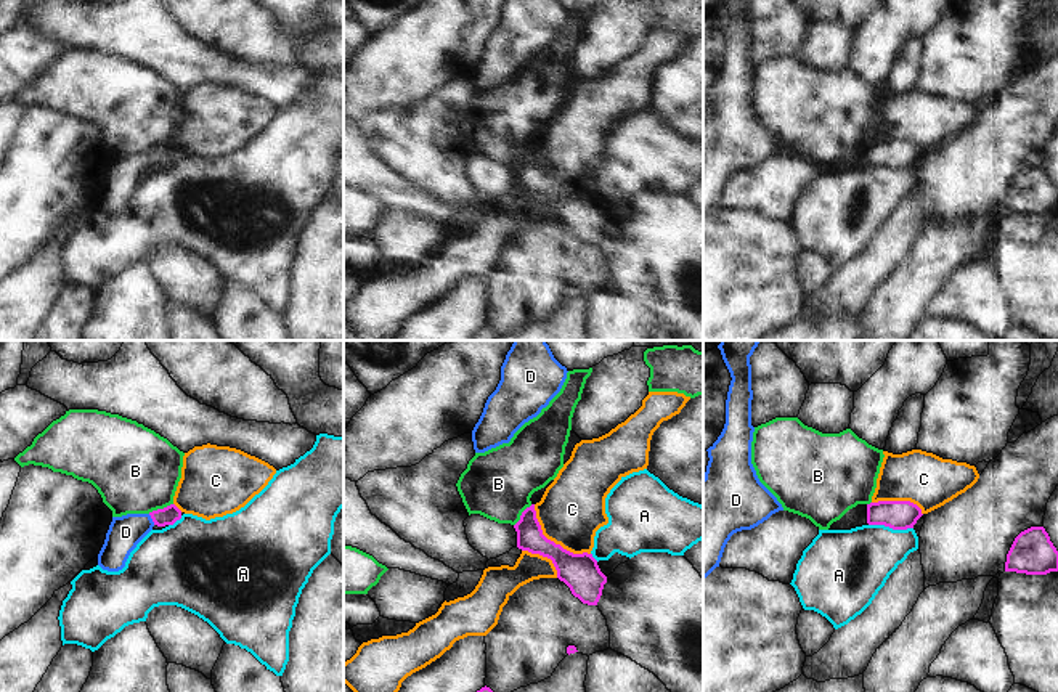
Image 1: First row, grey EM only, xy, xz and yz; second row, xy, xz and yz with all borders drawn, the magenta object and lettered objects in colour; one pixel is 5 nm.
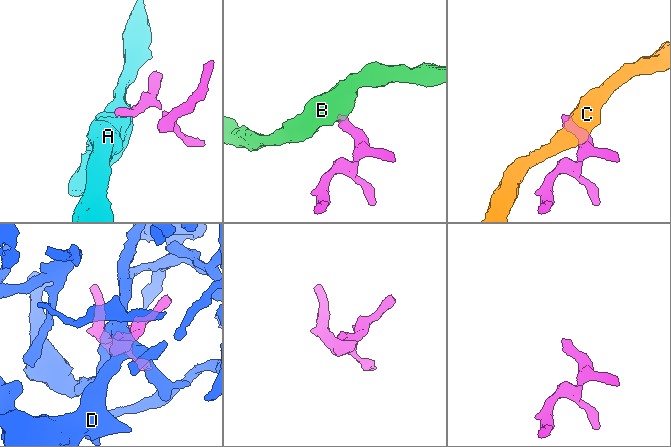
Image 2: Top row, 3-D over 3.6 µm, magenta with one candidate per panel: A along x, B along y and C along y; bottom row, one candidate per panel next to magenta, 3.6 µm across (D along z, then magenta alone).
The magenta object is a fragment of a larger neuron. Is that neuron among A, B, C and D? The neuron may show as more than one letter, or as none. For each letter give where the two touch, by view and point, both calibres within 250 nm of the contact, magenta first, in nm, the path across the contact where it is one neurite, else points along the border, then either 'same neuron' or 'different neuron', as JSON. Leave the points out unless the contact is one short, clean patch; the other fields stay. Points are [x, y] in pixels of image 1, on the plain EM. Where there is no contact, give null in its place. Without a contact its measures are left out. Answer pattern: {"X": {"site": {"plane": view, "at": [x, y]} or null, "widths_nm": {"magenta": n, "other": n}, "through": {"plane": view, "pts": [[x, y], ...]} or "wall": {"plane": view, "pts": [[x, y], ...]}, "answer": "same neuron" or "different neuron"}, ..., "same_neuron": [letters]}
{"A": {"site": {"plane": "yz", "at": [891, 167]}, "widths_nm": {"magenta": 140, "other": 340}, "wall": {"plane": "yz", "pts": [[869, 164], [912, 169]]}, "answer": "different neuron"}, "B": {"site": {"plane": "xy", "at": [159, 150]}, "widths_nm": {"magenta": 90, "other": 420}, "wall": {"plane": "xy", "pts": [[172, 143], [148, 153]]}, "answer": "different neuron"}, "C": {"site": {"plane": "xz", "at": [553, 182]}, "widths_nm": {"magenta": 190, "other": 320}, "answer": "different neuron"}, "D": {"site": {"plane": "xy", "at": [151, 158]}, "widths_nm": {"magenta": 90, "other": 170}, "through": {"plane": "xy", "pts": [[167, 156], [151, 158], [126, 172]]}, "answer": "same neuron"}, "same_neuron": ["D"]}

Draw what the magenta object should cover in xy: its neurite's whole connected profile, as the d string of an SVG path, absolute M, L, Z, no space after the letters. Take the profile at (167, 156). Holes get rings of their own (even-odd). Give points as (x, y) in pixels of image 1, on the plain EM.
M175 145L149 154L112 157L104 185L98 194L98 206L108 212L122 210L130 193L153 170L154 165L173 165L180 159L181 151Z

